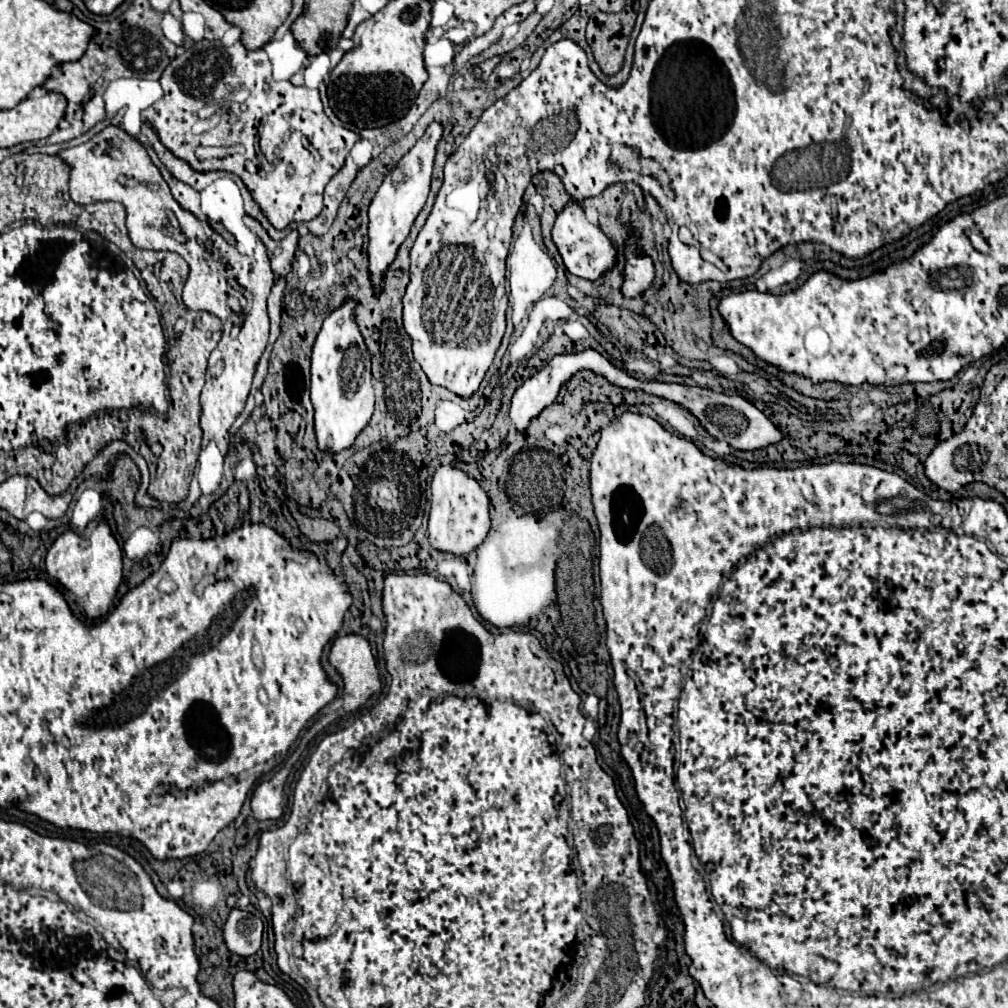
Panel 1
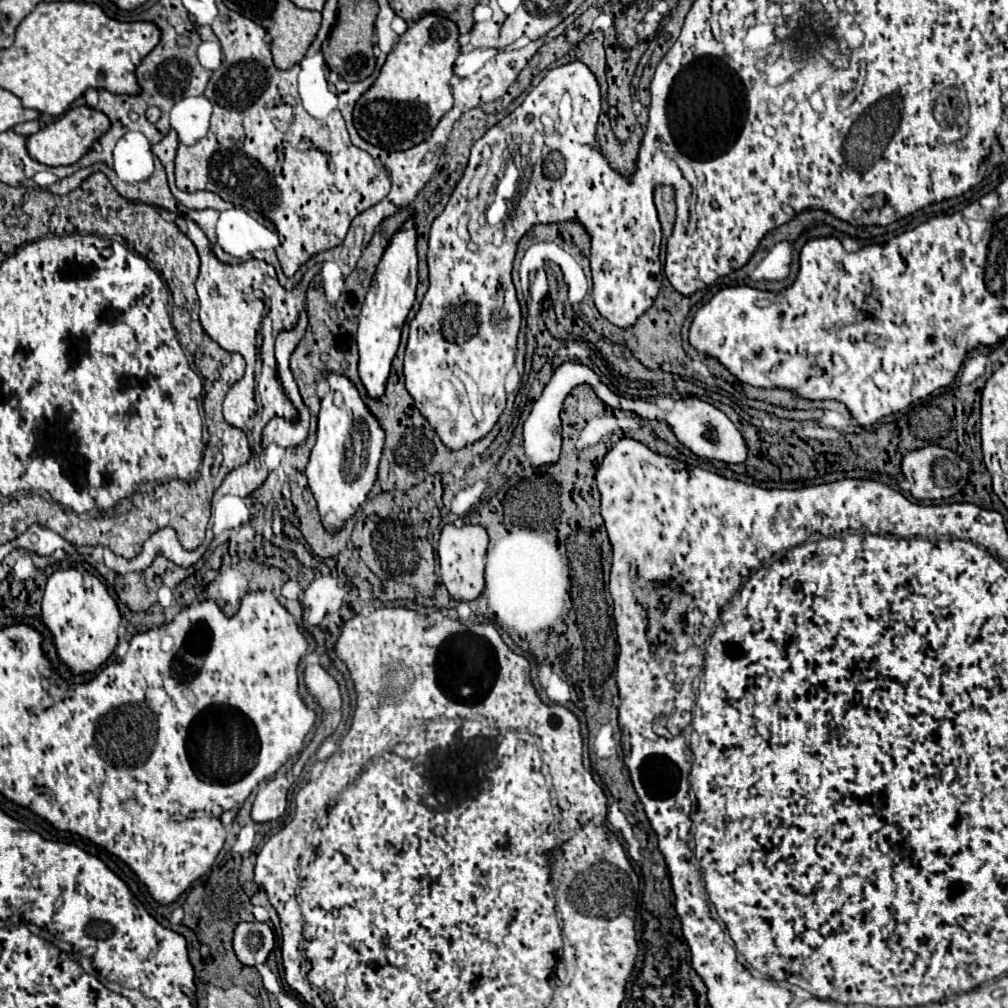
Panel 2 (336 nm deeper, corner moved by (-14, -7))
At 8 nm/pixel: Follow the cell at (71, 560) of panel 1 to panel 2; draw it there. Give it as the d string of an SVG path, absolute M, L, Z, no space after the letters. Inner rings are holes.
M58 569L50 575L42 599L42 623L52 635L58 659L74 673L92 673L116 649L120 613L106 587L88 571Z

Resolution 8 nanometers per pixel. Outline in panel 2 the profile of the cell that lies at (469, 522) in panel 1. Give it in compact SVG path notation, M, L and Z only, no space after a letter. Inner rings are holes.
M452 523L442 529L438 555L440 555L440 573L448 593L456 601L474 601L484 591L484 565L486 565L486 547L488 547L488 533L484 527Z

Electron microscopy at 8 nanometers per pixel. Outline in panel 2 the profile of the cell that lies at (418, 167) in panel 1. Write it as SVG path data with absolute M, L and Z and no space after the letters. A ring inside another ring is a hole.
M410 219L390 239L390 245L386 247L386 253L376 267L370 291L368 291L364 307L360 311L358 373L360 373L360 379L366 387L366 393L372 399L380 399L384 395L386 379L390 375L390 365L392 365L392 359L396 357L396 351L398 351L402 325L404 325L406 315L410 313L410 307L414 303L414 293L416 293L416 283L418 283L416 263L418 263L418 259L416 259L416 229L414 229L414 221Z

